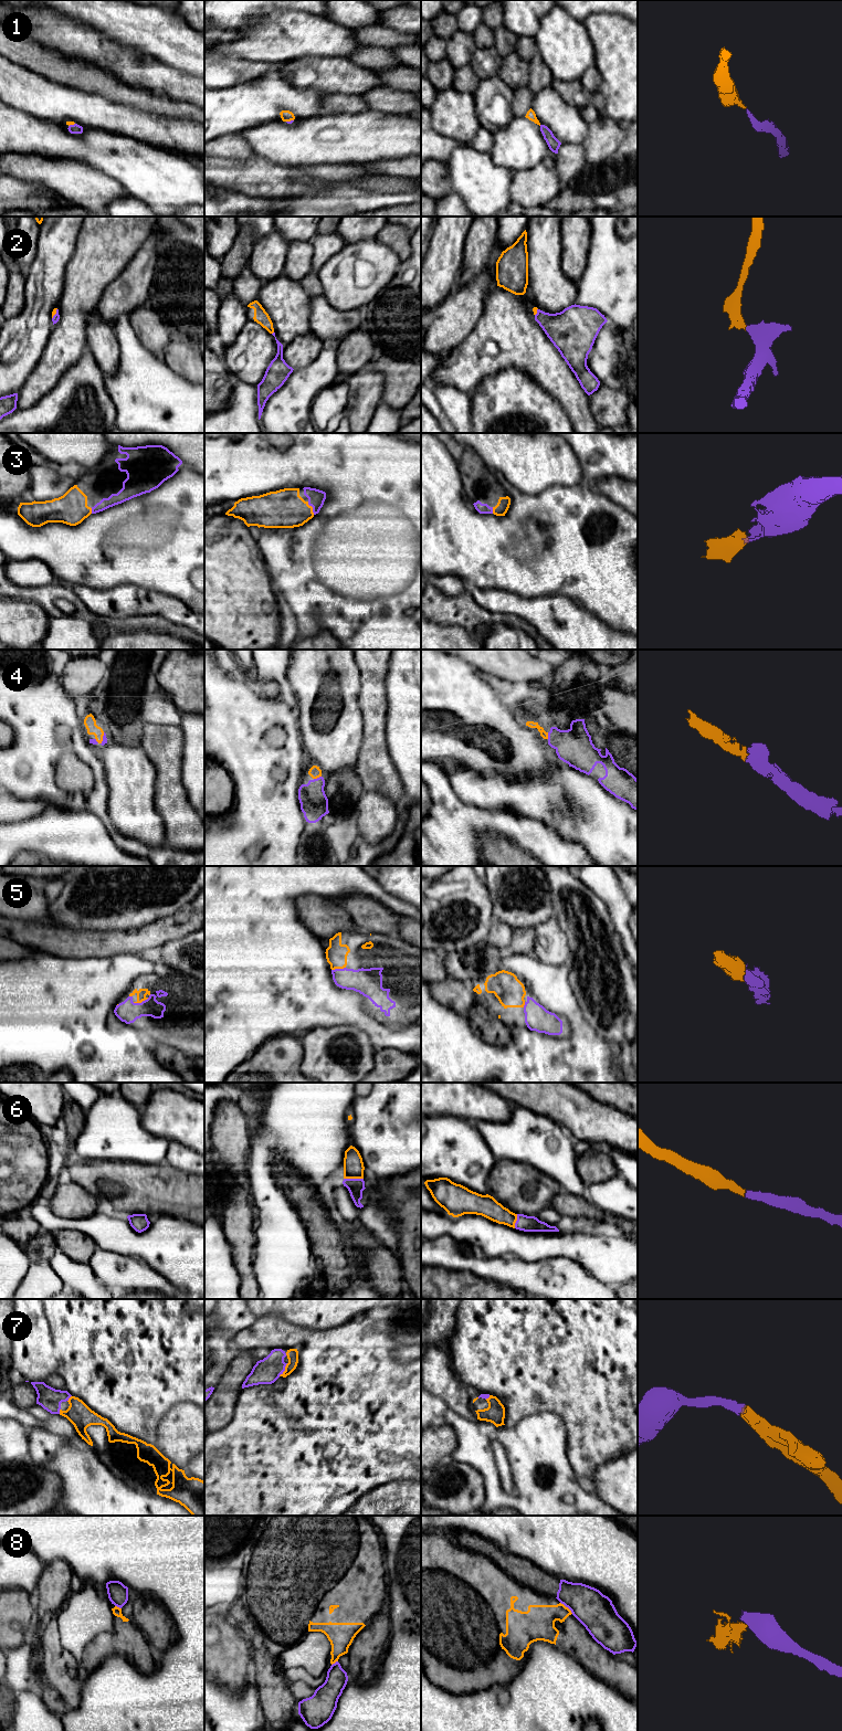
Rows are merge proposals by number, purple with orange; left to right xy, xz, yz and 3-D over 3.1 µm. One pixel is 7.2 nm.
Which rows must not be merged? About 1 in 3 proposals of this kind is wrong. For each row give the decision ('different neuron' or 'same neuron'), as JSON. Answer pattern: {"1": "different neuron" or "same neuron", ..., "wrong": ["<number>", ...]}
{"1": "same neuron", "2": "same neuron", "3": "same neuron", "4": "same neuron", "5": "same neuron", "6": "same neuron", "7": "same neuron", "8": "different neuron", "wrong": ["8"]}

